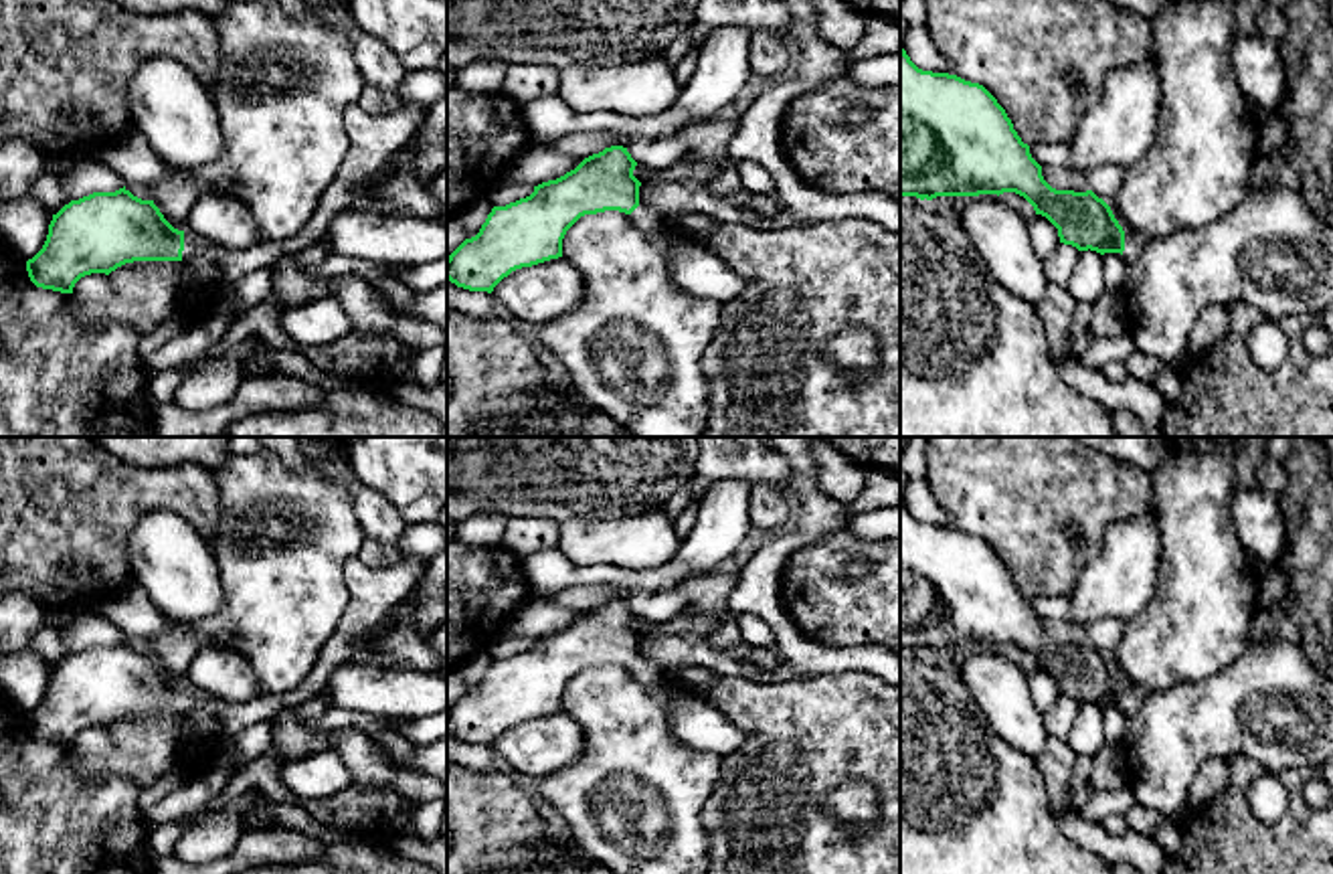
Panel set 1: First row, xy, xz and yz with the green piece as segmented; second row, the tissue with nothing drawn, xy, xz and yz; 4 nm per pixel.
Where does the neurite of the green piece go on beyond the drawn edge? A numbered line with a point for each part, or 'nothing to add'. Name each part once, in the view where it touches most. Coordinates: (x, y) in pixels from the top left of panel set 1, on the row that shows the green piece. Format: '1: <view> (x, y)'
1: xy (193, 245)

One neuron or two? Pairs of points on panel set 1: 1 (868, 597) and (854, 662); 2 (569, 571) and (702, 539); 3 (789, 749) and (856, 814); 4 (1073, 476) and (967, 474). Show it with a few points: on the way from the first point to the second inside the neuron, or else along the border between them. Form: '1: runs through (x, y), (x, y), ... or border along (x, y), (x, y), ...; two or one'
1: border along (812, 640), (824, 644), (878, 644); two
2: runs through (603, 575), (658, 579), (670, 573); one
3: border along (850, 779), (826, 798), (826, 808), (860, 832); two
4: runs through (1046, 476), (994, 474); one

